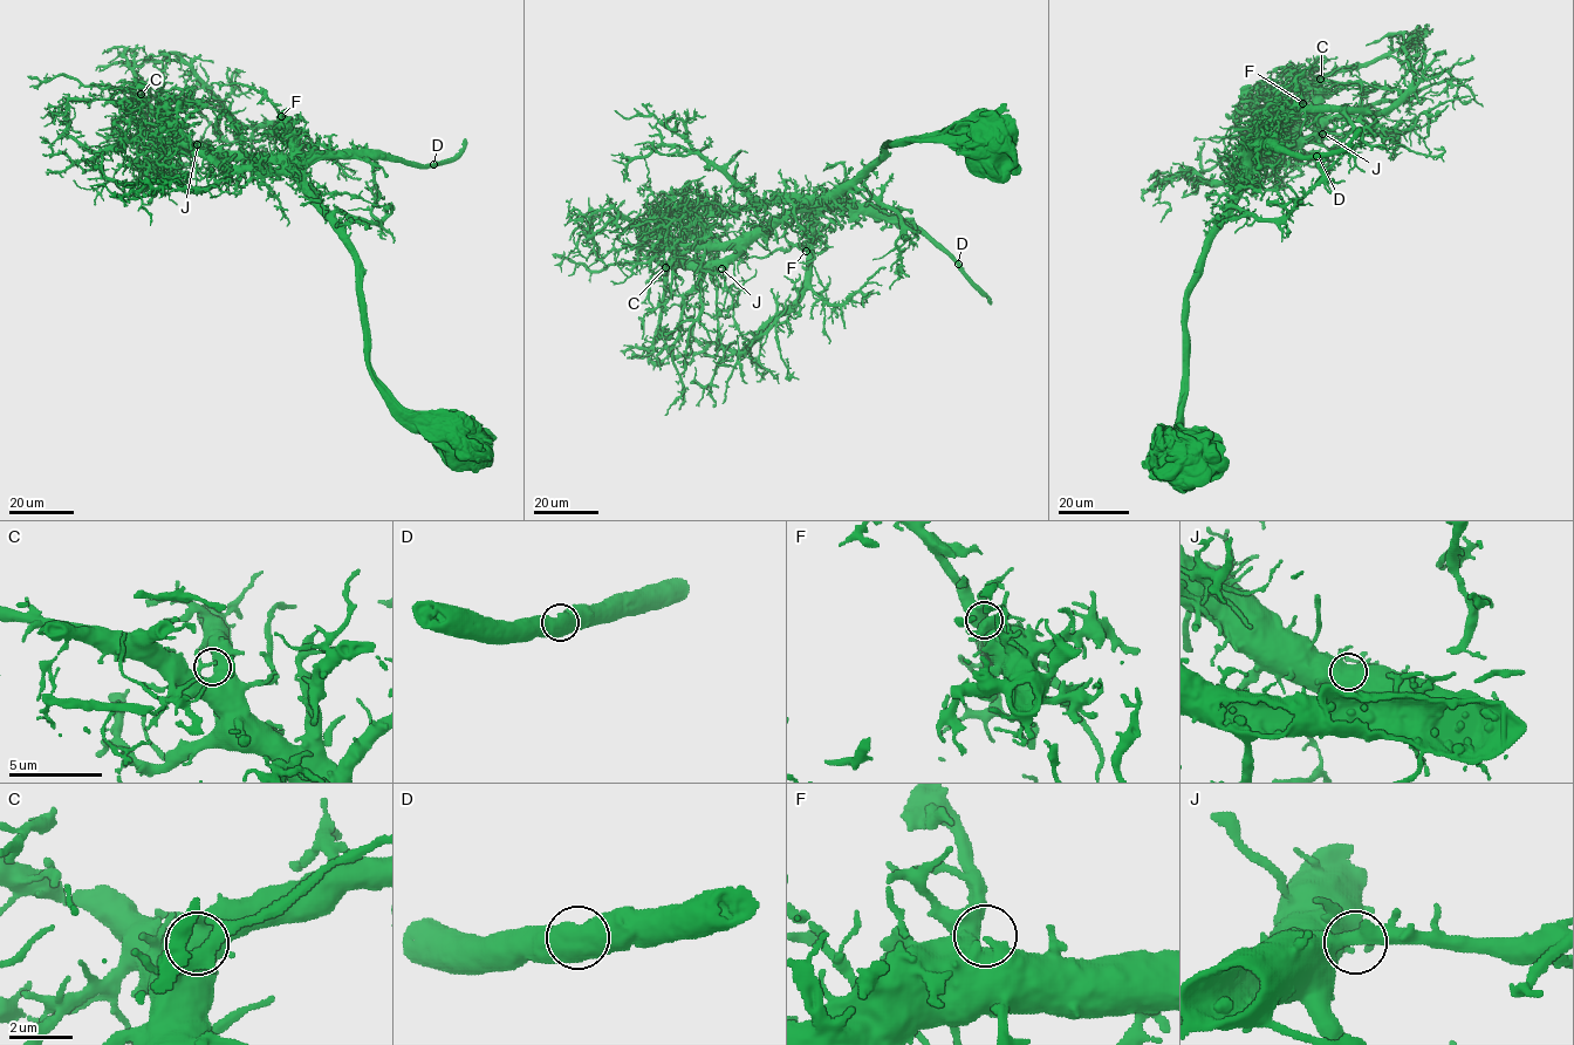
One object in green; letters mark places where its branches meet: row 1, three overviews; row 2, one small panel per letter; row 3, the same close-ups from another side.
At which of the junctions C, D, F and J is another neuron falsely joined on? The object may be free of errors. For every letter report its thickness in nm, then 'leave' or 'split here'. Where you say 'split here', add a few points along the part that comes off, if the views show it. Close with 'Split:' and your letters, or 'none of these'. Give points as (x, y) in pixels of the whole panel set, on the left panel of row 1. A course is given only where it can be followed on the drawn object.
C: 550 nm | leave
D: 850 nm | leave
F: 600 nm | leave
J: 480 nm | leave
Split: none of these

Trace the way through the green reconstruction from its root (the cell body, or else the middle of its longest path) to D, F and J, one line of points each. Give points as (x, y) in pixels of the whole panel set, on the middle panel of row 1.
D: (992, 141), (907, 139), (890, 142), (843, 191), (830, 197), (847, 209), (882, 210), (916, 223), (958, 264)
F: (992, 141), (907, 139), (890, 142), (818, 213), (814, 234), (806, 251)
J: (992, 141), (907, 139), (890, 142), (855, 178), (819, 195), (802, 207), (793, 207), (773, 217), (722, 268)

